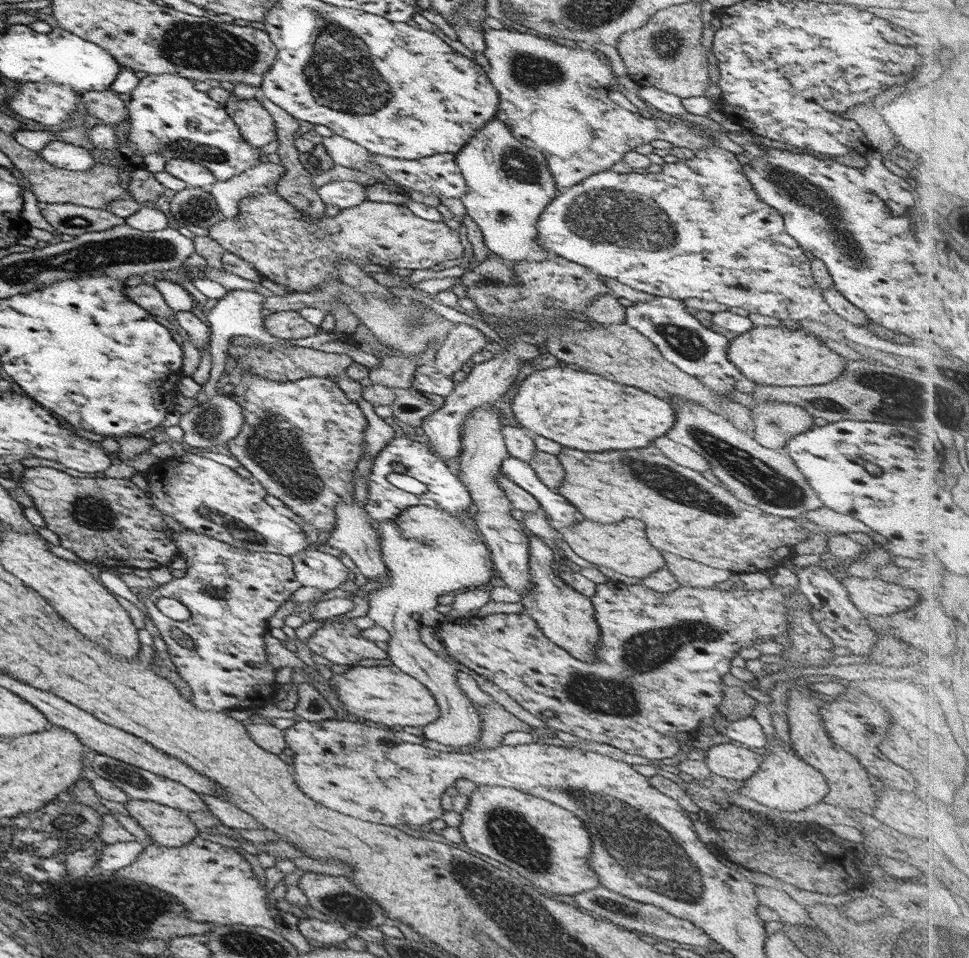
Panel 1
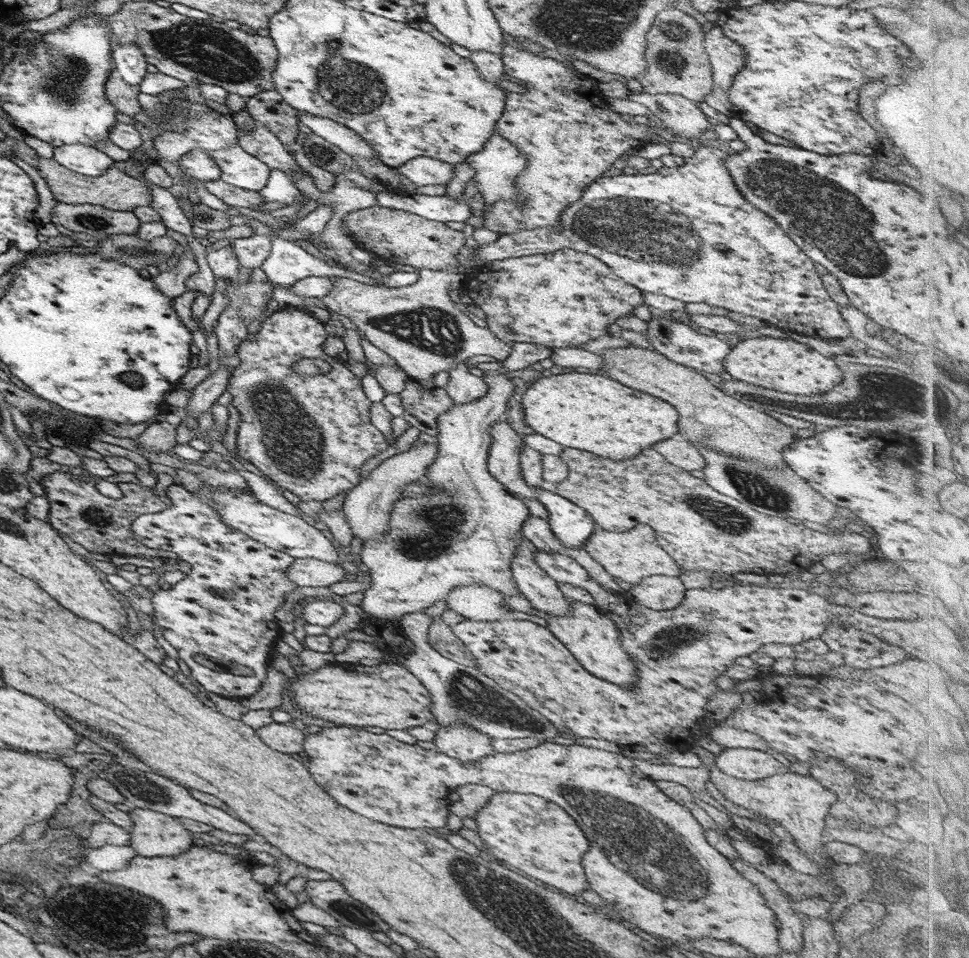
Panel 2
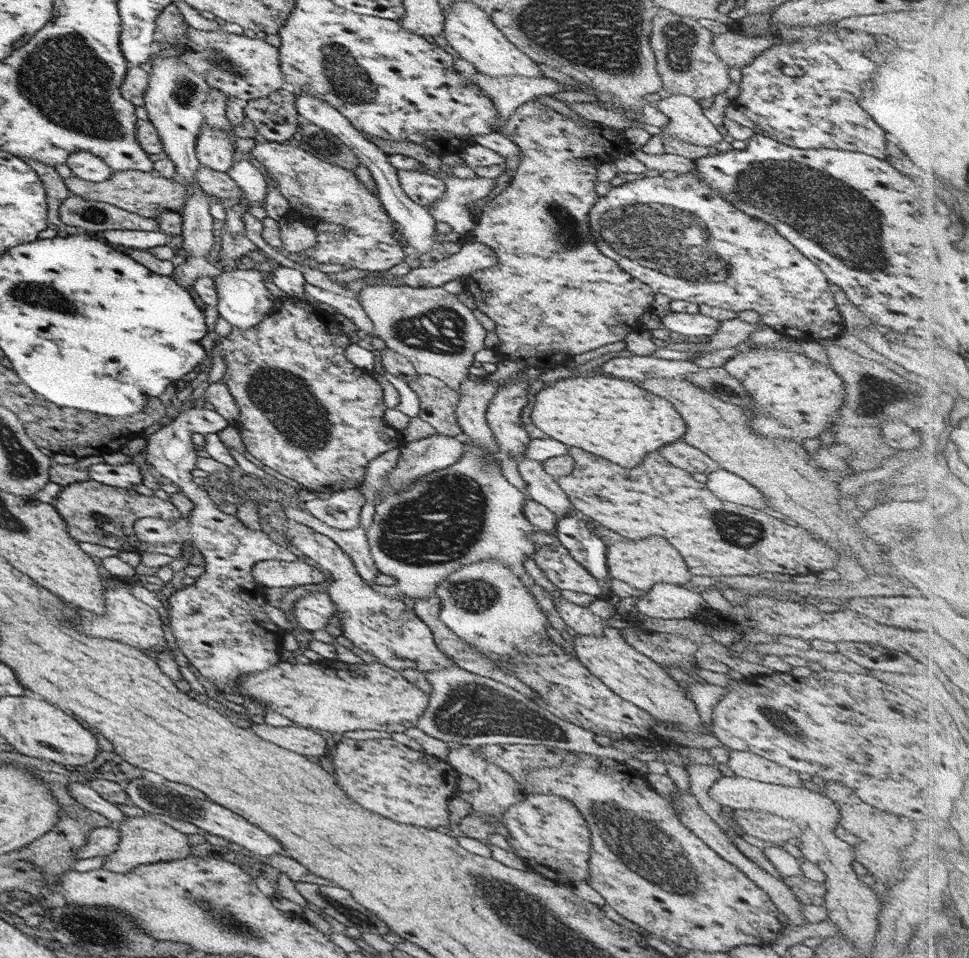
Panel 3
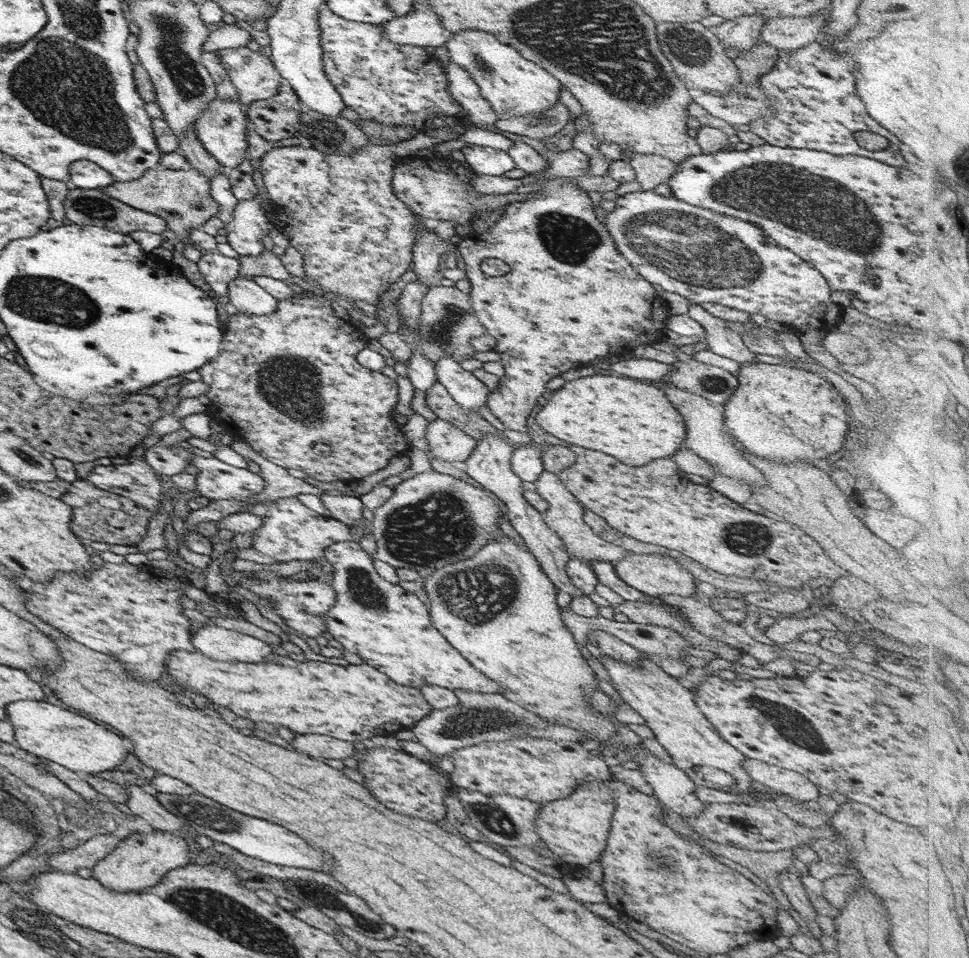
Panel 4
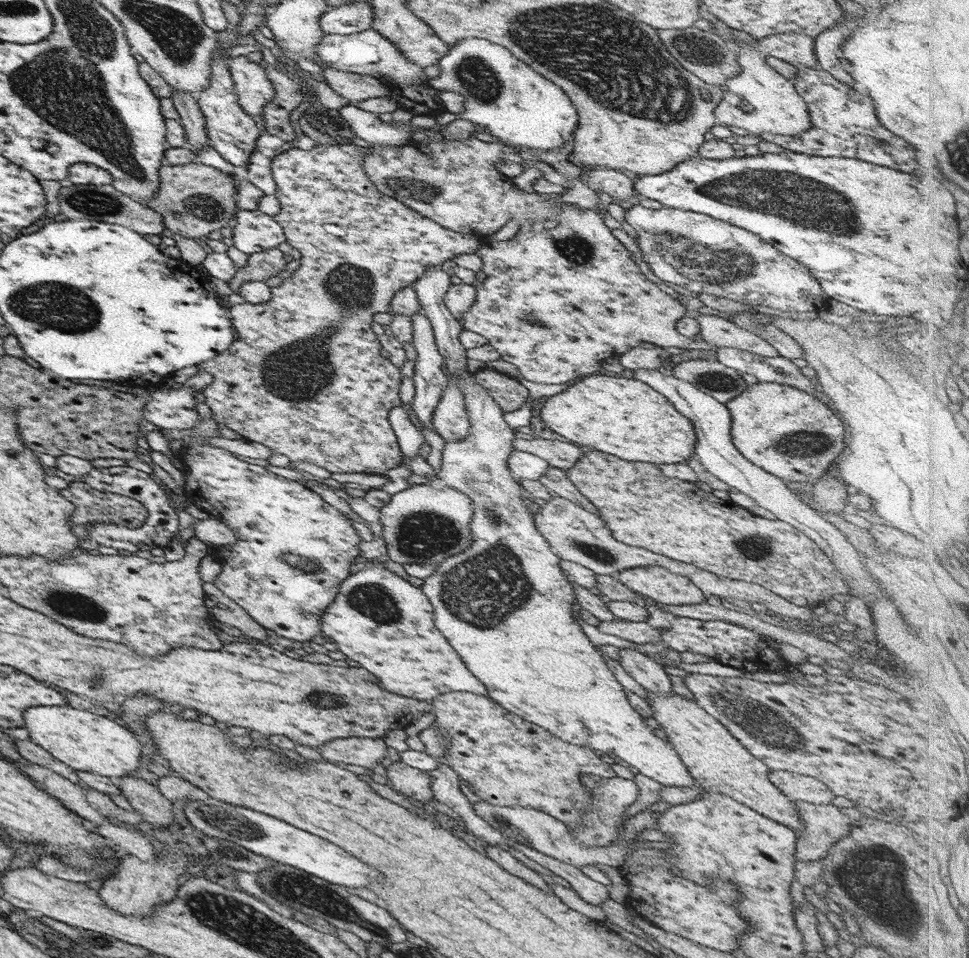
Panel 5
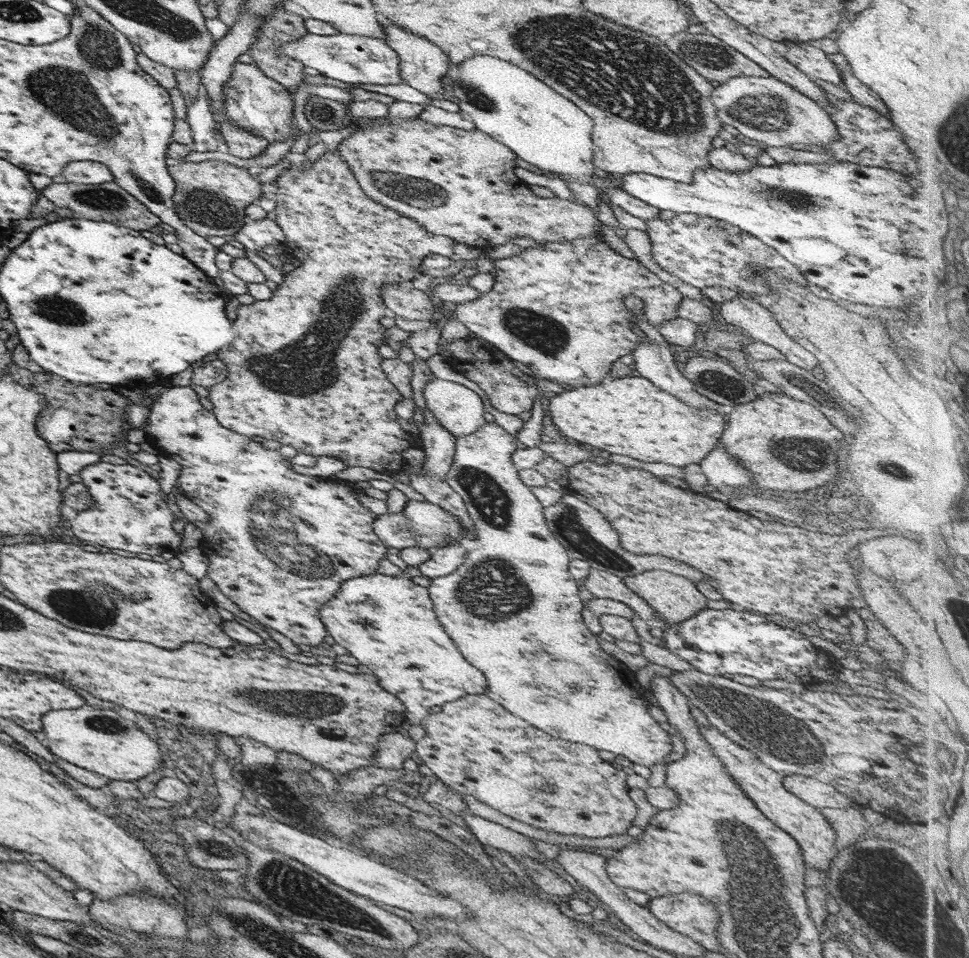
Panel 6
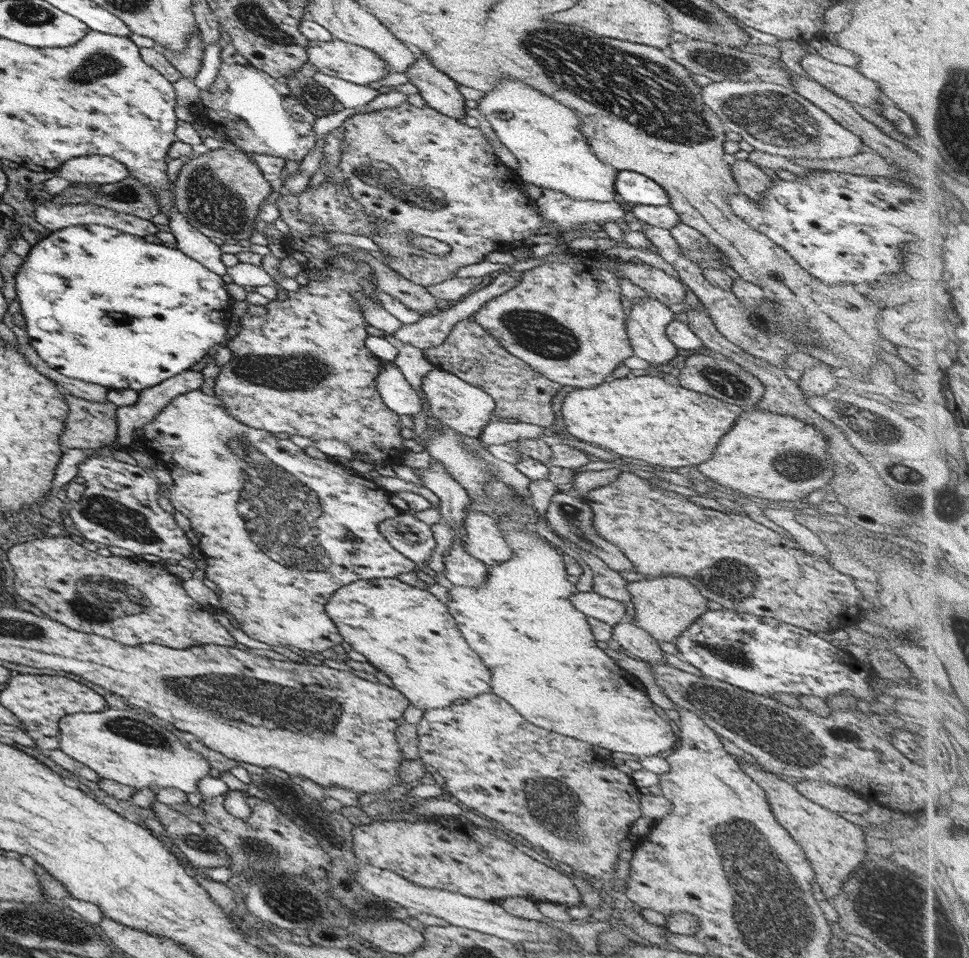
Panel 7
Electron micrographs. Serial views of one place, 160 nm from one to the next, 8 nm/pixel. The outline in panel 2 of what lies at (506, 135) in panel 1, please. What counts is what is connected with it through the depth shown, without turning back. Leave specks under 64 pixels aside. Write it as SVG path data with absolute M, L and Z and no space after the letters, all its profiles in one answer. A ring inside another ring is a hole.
M495 134L487 139L481 150L468 154L465 157L465 164L469 164L474 172L472 181L475 188L477 188L477 194L481 196L483 201L483 209L498 200L503 202L508 200L524 200L522 192L517 187L514 187L514 182L516 182L516 178L527 166L527 161L527 157L523 152L517 150L516 146Z

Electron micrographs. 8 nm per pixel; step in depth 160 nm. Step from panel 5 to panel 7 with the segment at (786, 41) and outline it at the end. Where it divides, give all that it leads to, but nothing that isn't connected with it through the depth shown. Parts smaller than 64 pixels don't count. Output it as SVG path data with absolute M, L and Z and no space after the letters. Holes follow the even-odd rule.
M805 54L799 59L799 64L810 79L827 87L839 98L870 108L876 114L880 114L878 106L887 102L880 88L853 68L829 62L817 54Z

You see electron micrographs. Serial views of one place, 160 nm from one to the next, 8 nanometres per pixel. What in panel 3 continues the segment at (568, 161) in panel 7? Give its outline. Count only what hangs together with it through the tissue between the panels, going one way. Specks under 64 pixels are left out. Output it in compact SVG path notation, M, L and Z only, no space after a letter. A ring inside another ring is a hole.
M455 2L450 9L442 10L442 36L447 44L457 52L457 56L470 62L475 70L480 73L498 77L517 75L526 77L543 77L535 62L516 46L513 46L502 34L489 22L489 16L477 6L471 6L469 2Z

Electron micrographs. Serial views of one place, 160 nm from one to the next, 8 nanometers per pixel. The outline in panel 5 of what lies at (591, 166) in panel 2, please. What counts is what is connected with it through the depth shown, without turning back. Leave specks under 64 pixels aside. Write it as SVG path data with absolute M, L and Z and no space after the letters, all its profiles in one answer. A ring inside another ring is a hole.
M569 203L561 205L560 208L562 209L557 211L553 218L521 225L516 234L509 240L491 241L489 243L491 250L481 250L480 247L474 250L474 253L481 259L480 270L485 274L485 279L483 282L474 285L475 296L473 304L469 306L459 320L464 330L474 332L485 338L487 344L495 348L495 351L500 355L500 360L508 362L517 368L519 377L521 376L521 378L525 378L529 382L537 382L537 384L563 384L569 382L569 380L583 378L583 374L595 374L601 368L604 360L607 360L607 358L618 359L622 353L625 353L629 348L637 347L640 342L646 342L659 348L675 347L678 351L714 351L716 349L712 345L707 345L705 341L694 342L693 338L687 338L675 331L677 320L687 316L685 307L679 301L662 292L655 283L649 281L641 274L641 271L631 259L629 251L626 251L625 247L609 233L610 229L605 226L599 214L583 207L571 208Z

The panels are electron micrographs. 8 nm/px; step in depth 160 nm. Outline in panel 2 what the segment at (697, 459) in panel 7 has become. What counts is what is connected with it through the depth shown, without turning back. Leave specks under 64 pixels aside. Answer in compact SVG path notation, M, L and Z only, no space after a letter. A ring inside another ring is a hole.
M569 372L531 380L521 396L521 406L525 424L535 433L561 446L587 450L613 460L631 458L653 442L677 437L679 431L679 414L673 406L595 374Z

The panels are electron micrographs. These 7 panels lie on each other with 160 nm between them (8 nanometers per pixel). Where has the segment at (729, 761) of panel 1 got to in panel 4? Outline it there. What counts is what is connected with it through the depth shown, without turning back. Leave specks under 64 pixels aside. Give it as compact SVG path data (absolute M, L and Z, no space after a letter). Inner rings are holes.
M744 758L742 769L749 778L779 792L796 802L814 802L819 795L817 787L805 776L791 770L779 768L752 758Z

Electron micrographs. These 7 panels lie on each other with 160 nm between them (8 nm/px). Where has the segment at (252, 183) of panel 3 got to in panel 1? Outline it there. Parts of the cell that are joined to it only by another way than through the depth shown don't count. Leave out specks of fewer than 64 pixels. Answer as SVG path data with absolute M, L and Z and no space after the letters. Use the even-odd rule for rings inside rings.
M150 74L139 79L128 93L130 100L124 104L129 121L125 146L137 154L189 160L207 168L215 181L226 181L259 161L258 149L239 134L224 105L196 90L191 79Z

